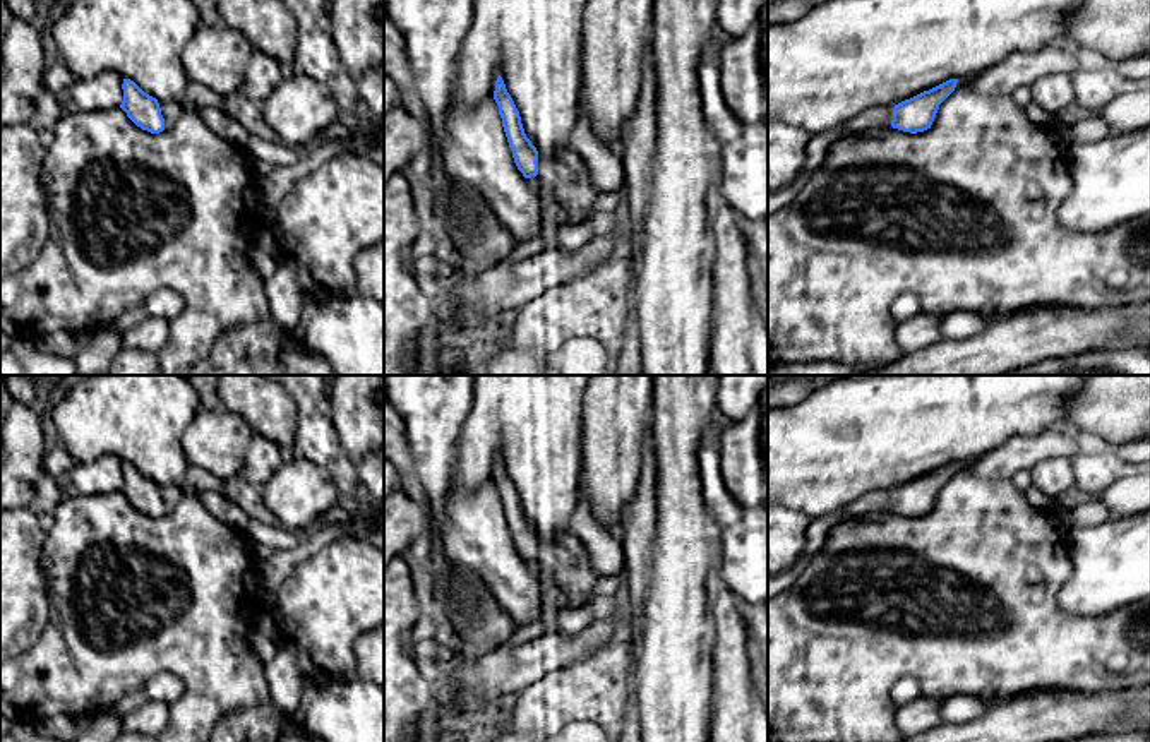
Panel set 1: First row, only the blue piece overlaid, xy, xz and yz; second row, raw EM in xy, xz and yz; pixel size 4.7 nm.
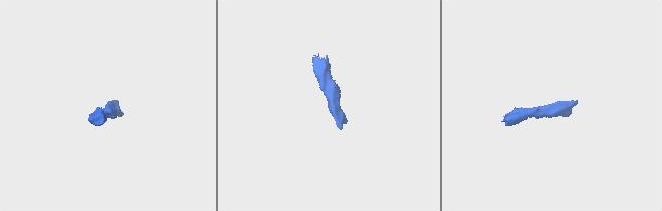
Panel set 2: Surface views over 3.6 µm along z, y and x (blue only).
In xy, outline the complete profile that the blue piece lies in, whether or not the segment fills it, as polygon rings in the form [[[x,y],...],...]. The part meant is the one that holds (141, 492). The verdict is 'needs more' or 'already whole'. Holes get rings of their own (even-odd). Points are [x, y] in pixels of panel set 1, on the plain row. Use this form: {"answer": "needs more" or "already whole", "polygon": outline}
{"answer": "needs more", "polygon": [[[123,463],[122,473],[123,485],[120,492],[137,511],[151,518],[173,512],[187,490],[182,485],[159,487],[130,463]]]}

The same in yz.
{"answer": "needs more", "polygon": [[[972,461],[949,463],[929,475],[924,475],[910,483],[895,490],[871,492],[852,500],[845,511],[854,516],[869,512],[898,512],[903,516],[917,518],[931,512],[939,488],[955,475],[968,468]]]}

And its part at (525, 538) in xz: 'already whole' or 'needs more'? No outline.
needs more

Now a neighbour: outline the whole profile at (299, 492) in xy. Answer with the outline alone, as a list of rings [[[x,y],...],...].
[[[286,456],[261,490],[266,507],[293,533],[314,530],[339,499],[332,476],[302,456]]]

